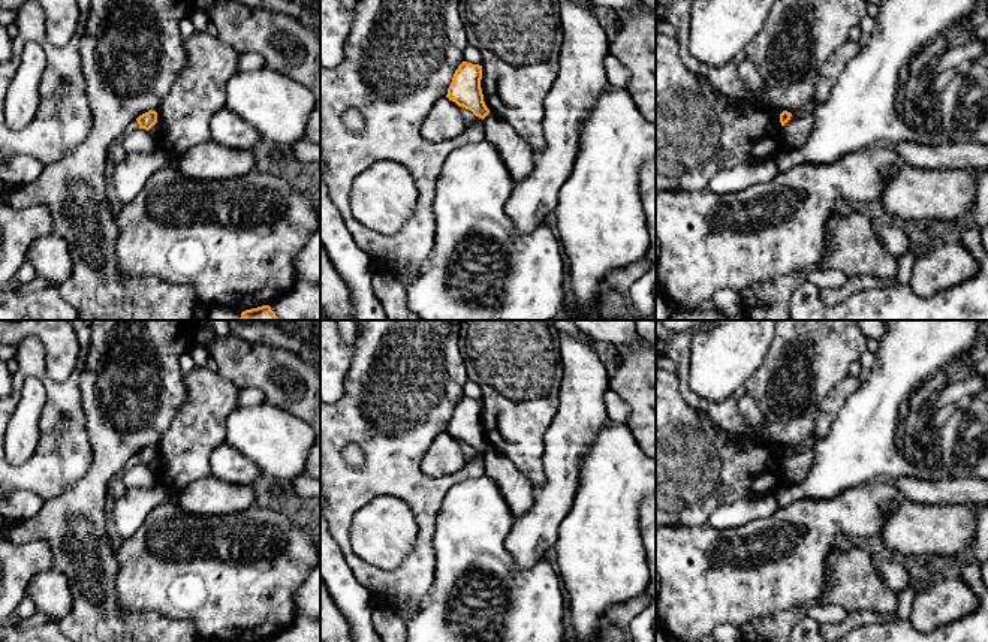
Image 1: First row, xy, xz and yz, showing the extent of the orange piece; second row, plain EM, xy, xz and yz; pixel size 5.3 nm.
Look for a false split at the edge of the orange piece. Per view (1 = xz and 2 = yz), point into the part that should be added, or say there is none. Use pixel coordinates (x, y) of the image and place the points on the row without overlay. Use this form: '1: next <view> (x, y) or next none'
1: next none
2: next none

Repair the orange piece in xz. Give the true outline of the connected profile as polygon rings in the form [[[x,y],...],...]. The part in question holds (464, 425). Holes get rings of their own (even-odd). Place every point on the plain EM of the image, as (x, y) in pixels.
[[[463,397],[454,409],[446,432],[485,453],[490,449],[481,424],[482,401]]]

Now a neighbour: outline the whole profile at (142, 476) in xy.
[[[138,464],[133,468],[133,479],[129,482],[127,489],[153,489],[157,486],[157,479],[150,470],[150,465]]]

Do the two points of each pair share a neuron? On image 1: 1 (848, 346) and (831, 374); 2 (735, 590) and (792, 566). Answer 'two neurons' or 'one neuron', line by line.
1: one neuron
2: one neuron

